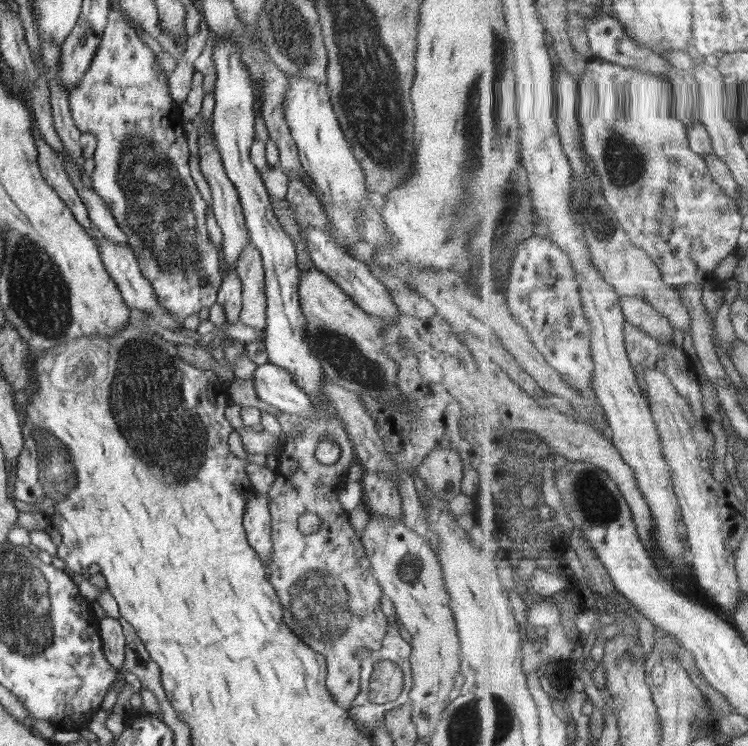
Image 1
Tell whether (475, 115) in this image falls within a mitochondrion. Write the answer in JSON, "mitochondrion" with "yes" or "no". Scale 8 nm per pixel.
{"mitochondrion":"yes"}

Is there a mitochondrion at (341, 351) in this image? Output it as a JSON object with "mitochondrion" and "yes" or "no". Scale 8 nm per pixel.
{"mitochondrion":"yes"}

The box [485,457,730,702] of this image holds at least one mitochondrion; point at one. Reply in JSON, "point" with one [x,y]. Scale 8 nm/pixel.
{"point":[598,504]}

